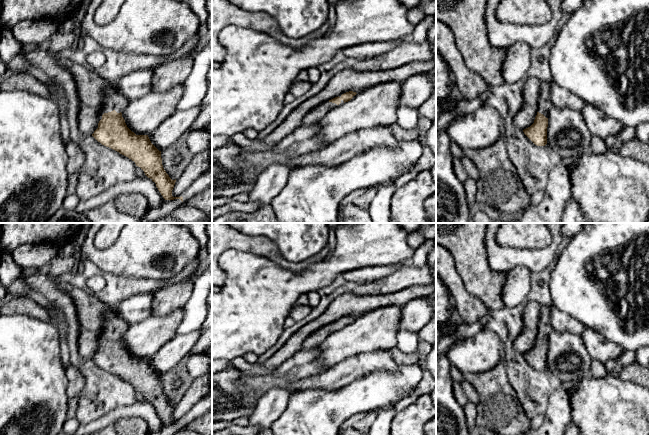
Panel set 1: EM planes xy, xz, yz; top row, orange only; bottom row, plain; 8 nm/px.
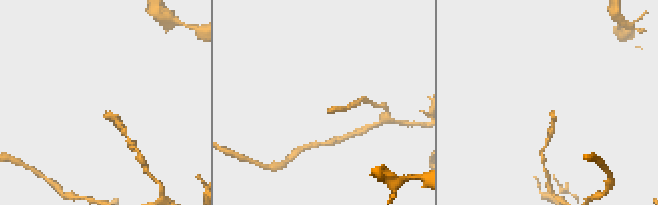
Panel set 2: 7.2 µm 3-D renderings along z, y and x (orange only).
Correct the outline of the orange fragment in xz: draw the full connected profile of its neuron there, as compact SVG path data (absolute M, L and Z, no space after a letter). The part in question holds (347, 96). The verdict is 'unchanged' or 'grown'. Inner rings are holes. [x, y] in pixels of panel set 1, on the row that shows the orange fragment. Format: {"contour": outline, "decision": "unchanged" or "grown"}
{"contour": "M349 91L315 107L304 116L302 125L310 126L318 123L327 113L329 113L337 106L350 101L356 94L356 92Z", "decision": "grown"}

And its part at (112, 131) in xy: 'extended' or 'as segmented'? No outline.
extended

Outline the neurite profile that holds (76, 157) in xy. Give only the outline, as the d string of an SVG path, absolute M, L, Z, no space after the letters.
M72 140L66 145L68 162L66 170L69 175L79 171L85 161L85 154L82 149Z

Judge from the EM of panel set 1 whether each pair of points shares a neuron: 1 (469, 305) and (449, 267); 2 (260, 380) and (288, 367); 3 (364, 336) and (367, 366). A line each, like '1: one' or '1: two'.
1: one
2: one
3: two

